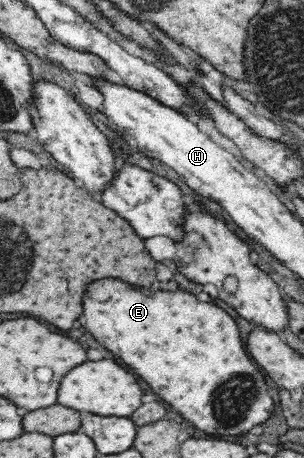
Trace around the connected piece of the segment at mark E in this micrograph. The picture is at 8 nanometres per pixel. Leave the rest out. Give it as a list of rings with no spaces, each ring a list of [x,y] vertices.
[[[105,278],[87,288],[83,314],[87,330],[197,430],[239,436],[272,415],[273,398],[265,378],[247,354],[235,320],[219,306],[199,302],[183,290],[151,292]]]

